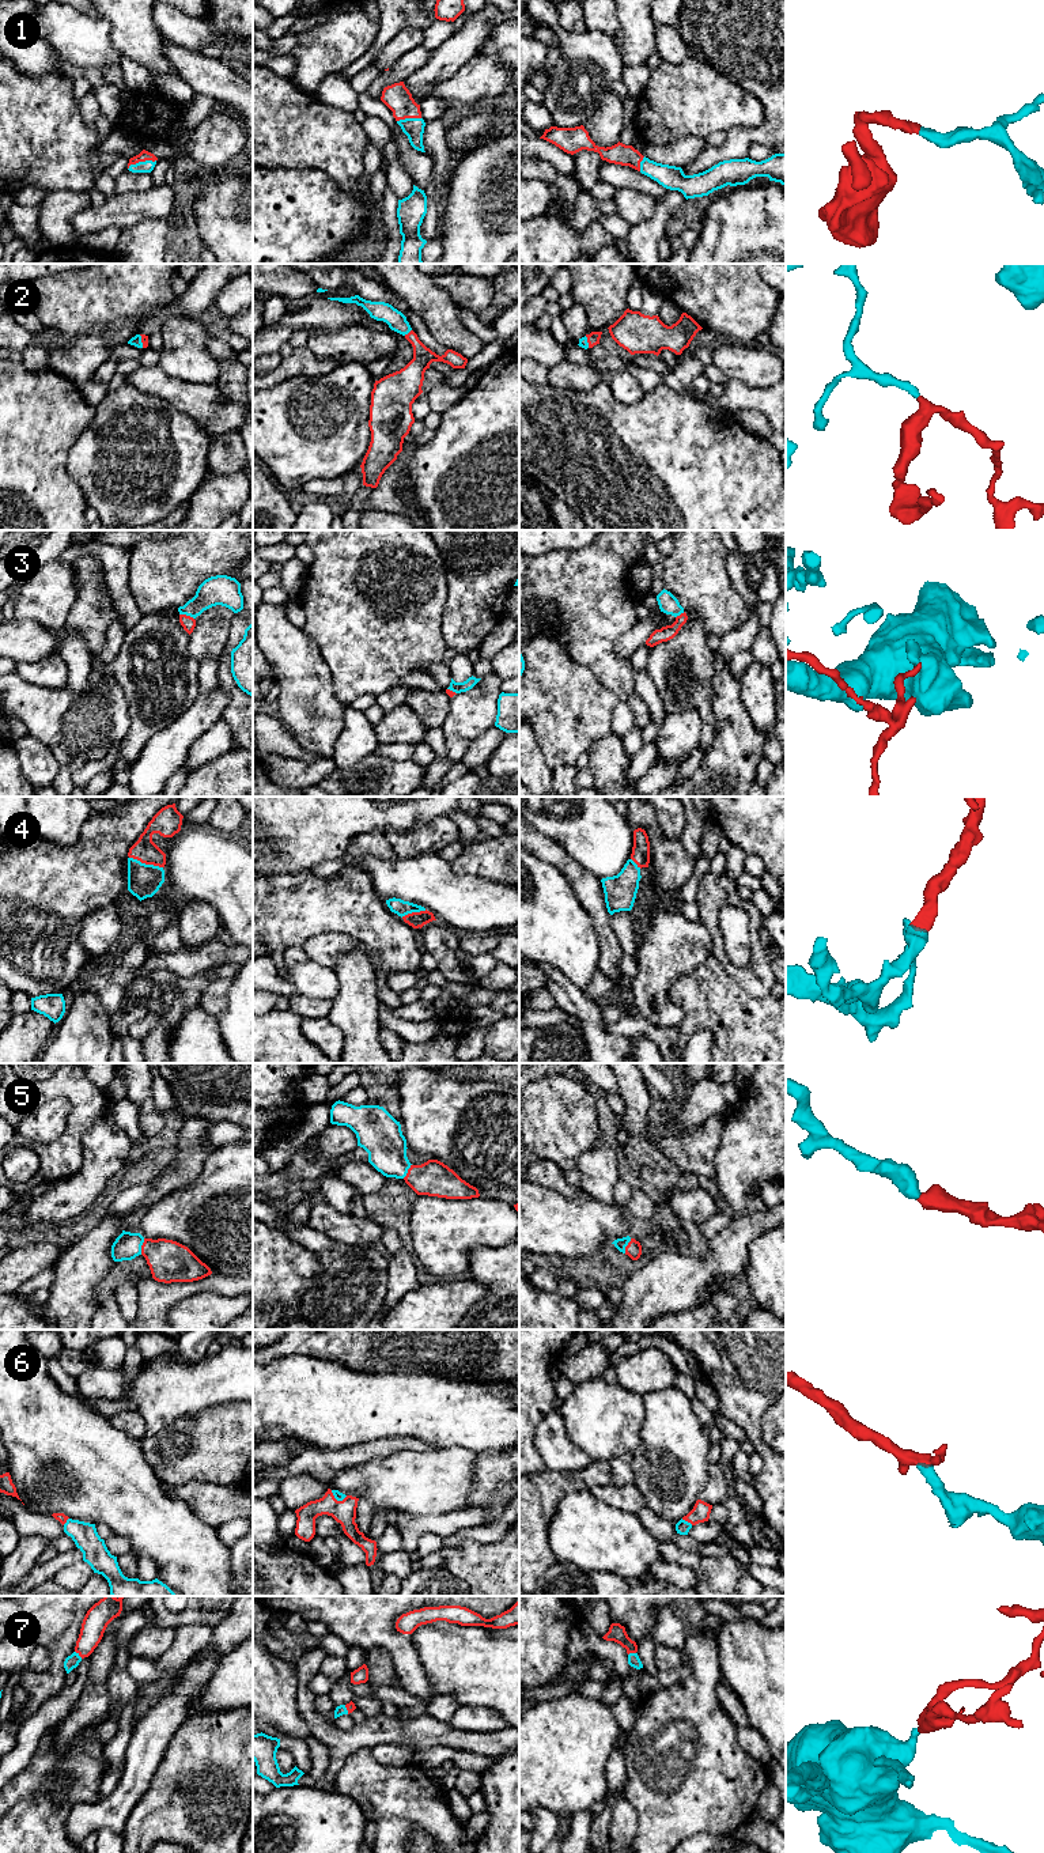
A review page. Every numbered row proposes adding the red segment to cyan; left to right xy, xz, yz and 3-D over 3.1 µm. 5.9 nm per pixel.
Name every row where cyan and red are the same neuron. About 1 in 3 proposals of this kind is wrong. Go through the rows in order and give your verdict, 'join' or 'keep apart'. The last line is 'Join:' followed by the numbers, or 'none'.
1: join
2: join
3: keep apart
4: join
5: join
6: join
7: join
Join: 1, 2, 4, 5, 6, 7

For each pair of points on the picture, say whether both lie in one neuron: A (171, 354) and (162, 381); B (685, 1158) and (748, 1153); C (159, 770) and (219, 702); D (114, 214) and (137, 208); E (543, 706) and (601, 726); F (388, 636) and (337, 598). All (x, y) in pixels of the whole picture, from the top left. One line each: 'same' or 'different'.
A: different
B: different
C: same
D: same
E: same
F: same

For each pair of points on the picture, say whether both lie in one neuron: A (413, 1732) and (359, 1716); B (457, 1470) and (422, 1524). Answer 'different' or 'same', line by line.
A: different
B: different

